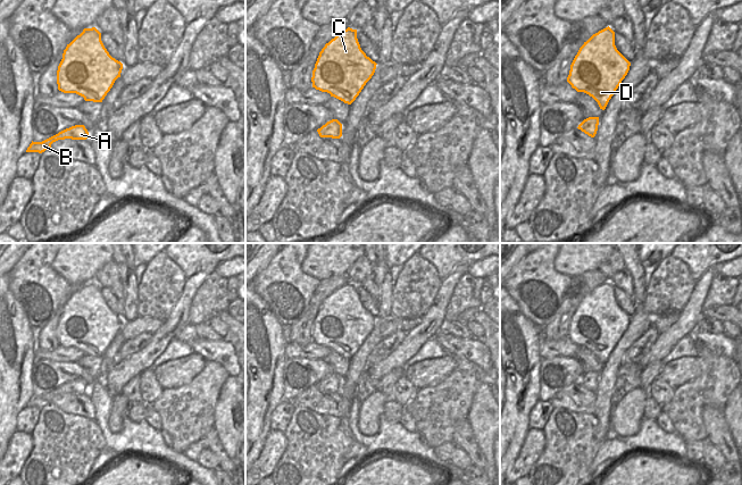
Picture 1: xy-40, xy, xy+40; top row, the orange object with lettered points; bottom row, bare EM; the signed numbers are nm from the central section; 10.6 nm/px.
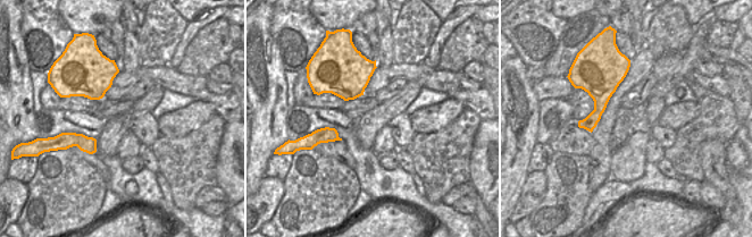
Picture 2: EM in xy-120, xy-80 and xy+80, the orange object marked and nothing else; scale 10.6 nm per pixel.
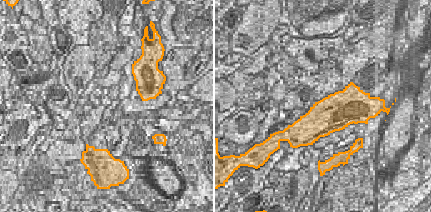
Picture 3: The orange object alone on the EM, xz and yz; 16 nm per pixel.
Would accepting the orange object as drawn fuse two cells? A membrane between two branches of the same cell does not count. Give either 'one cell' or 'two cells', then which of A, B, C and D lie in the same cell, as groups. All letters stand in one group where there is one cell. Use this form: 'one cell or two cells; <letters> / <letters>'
one cell; A B C D

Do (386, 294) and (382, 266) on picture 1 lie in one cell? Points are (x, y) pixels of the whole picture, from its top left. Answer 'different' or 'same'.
same

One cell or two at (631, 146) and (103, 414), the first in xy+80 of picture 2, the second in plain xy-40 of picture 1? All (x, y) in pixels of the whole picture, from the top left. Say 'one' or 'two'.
two

